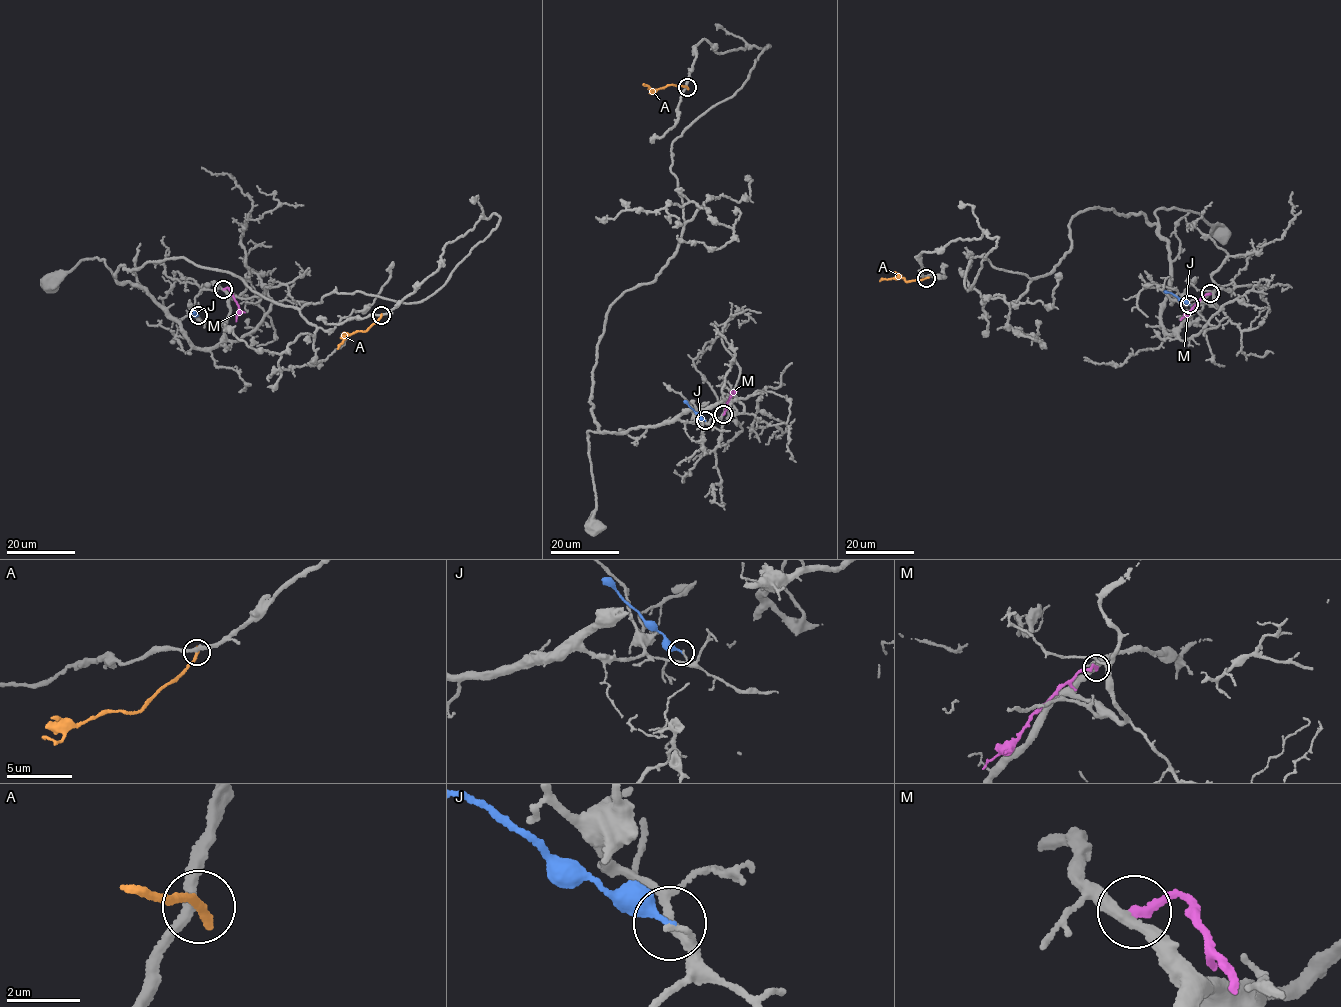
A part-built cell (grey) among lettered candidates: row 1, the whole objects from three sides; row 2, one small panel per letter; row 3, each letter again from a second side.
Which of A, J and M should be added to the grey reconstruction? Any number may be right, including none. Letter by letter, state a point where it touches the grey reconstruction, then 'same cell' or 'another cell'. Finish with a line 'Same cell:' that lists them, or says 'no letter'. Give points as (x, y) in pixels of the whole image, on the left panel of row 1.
A: contact (381, 315); another cell
J: contact (198, 315); another cell
M: contact (223, 289); another cell
Same cell: no letter

